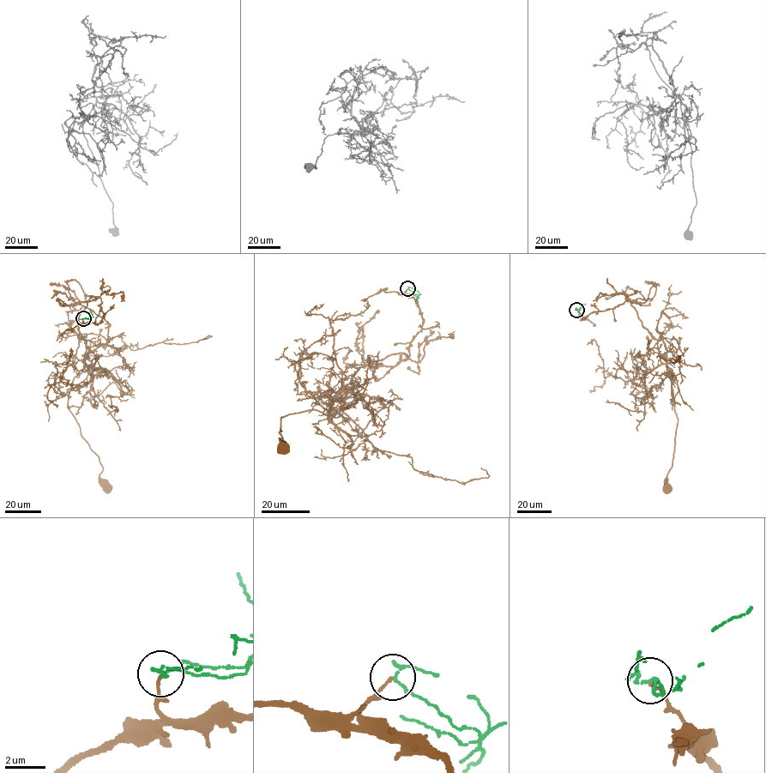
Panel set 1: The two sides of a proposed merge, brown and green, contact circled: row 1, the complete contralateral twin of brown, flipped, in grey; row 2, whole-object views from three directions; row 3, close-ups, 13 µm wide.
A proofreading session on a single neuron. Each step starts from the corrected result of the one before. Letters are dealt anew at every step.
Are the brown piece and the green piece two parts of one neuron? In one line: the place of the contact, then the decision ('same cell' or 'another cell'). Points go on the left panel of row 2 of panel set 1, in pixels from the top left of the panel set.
place (83, 318); another cell

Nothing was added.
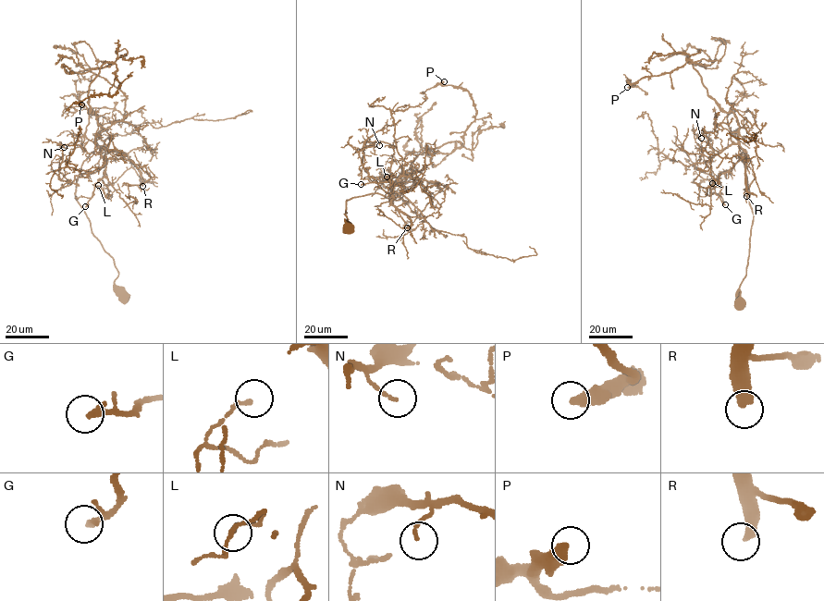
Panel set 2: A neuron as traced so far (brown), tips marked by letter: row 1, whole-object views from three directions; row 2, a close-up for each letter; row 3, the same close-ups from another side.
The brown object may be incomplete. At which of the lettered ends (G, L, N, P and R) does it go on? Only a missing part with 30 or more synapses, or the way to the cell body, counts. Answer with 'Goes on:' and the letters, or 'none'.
Goes on: R

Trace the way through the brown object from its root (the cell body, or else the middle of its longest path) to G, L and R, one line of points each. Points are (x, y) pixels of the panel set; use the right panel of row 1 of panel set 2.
G: (740, 303), (739, 286), (745, 274), (754, 216), (740, 156), (744, 151), (744, 157), (718, 177), (725, 204)
L: (740, 303), (754, 216), (740, 156), (744, 151), (714, 181), (715, 192), (708, 195), (712, 183)
R: (740, 303), (739, 286), (745, 274), (754, 216), (744, 165), (740, 156), (743, 151), (746, 157), (746, 196)

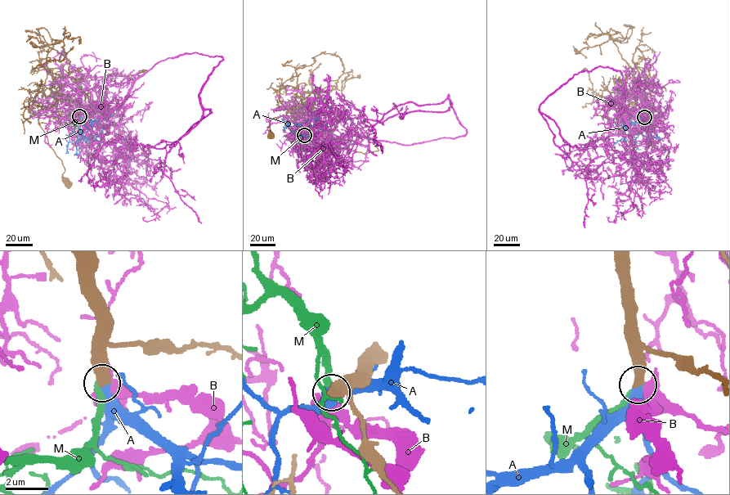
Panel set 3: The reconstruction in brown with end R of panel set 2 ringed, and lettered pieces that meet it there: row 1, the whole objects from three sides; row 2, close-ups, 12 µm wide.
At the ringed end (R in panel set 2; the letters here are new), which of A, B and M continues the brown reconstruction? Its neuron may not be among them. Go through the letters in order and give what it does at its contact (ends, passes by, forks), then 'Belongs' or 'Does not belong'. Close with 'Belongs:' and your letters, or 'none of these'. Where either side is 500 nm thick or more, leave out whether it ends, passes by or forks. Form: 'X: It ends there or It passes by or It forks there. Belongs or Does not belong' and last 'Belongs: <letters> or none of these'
A: Belongs
B: Does not belong
M: Does not belong
Belongs: A

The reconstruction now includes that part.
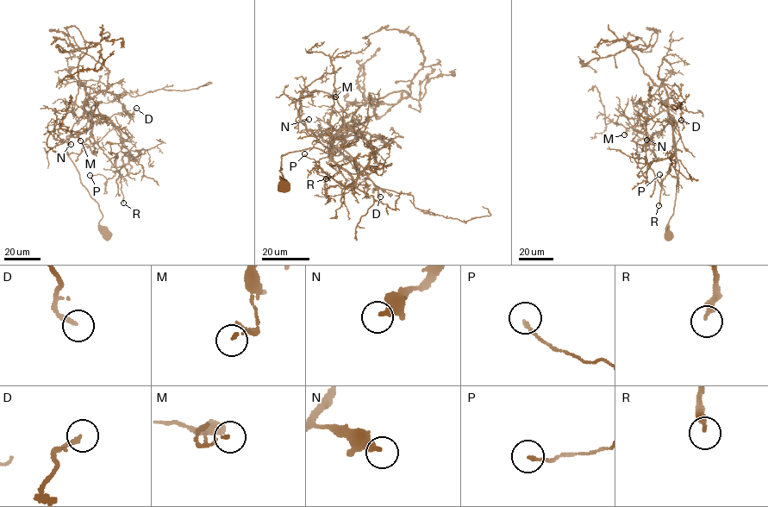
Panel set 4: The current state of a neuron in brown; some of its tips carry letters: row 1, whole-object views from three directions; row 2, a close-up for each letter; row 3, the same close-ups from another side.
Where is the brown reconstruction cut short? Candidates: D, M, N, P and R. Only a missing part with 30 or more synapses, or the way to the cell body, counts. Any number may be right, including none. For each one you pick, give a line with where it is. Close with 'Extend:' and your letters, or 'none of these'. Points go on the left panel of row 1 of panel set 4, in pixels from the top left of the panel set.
Extend: none of these

